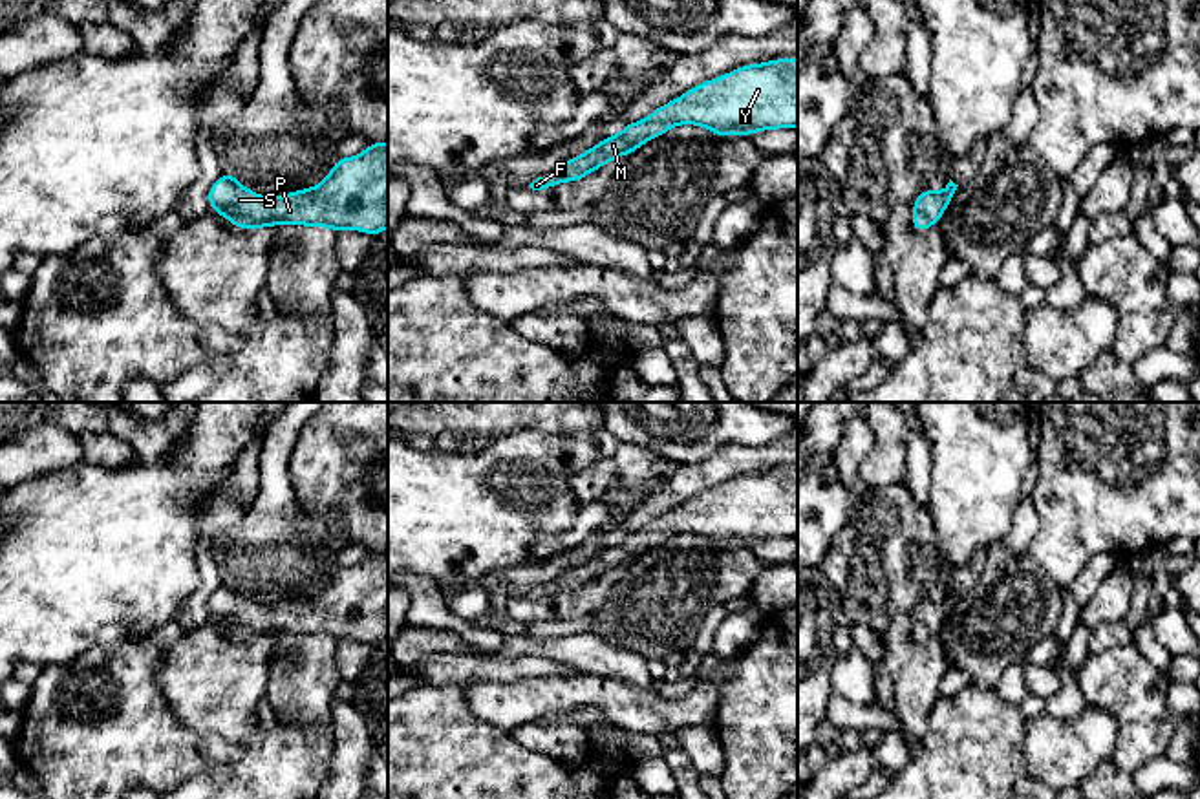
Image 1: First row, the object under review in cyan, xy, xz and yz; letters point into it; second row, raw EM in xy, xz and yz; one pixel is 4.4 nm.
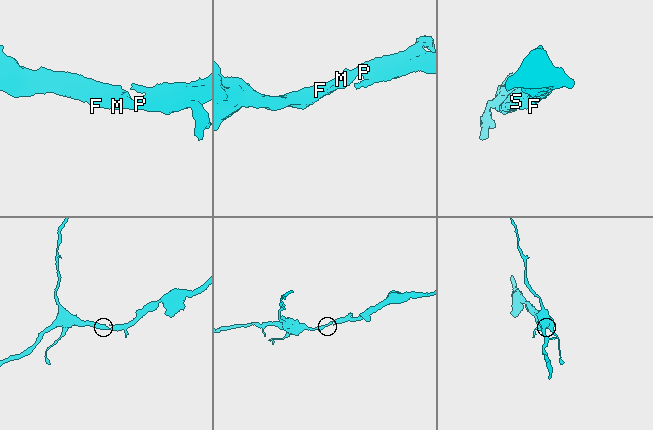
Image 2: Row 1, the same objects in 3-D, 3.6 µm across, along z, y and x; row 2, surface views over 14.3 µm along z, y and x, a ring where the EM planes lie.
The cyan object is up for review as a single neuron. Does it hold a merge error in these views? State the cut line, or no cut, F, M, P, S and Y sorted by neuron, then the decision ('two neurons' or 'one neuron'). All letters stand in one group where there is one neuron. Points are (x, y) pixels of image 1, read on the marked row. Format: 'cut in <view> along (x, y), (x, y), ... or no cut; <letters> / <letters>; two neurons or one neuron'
no cut; F M P S Y; one neuron

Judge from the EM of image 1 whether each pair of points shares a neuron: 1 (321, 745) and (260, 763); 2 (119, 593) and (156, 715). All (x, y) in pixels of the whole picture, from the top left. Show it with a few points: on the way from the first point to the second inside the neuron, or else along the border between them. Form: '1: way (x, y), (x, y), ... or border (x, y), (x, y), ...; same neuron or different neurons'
1: way (306, 750), (291, 763), (275, 763); same neuron
2: border (128, 639), (117, 644), (97, 644), (86, 651); different neurons

